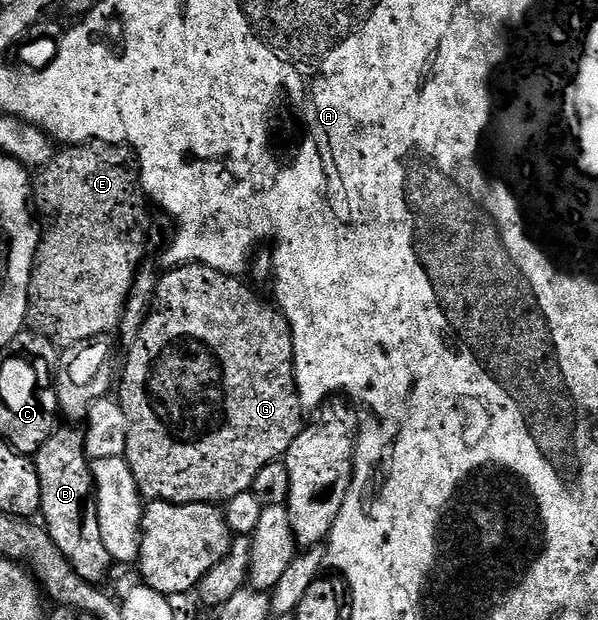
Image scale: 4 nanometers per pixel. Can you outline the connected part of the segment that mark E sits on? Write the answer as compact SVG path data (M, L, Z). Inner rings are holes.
M89 142L65 147L57 151L49 164L35 173L32 185L32 203L35 215L42 225L40 233L40 250L36 253L36 264L32 268L32 277L28 287L28 318L31 325L40 335L51 340L56 346L71 346L81 344L95 336L106 336L115 333L120 319L124 316L124 307L128 304L128 295L132 292L132 283L136 280L136 267L144 256L144 243L148 240L148 212L144 209L146 197L140 187L140 172L135 153L131 148L122 144L101 144Z

